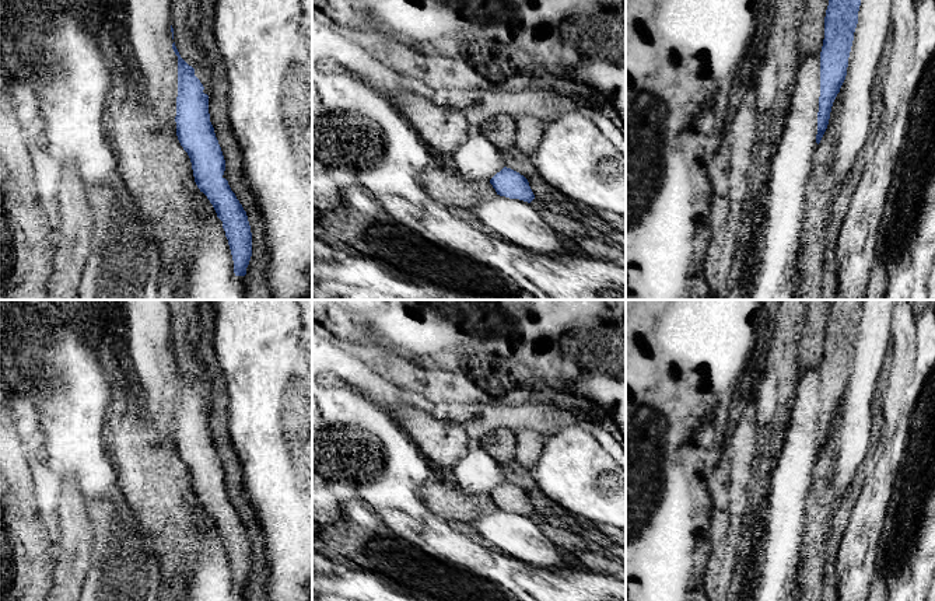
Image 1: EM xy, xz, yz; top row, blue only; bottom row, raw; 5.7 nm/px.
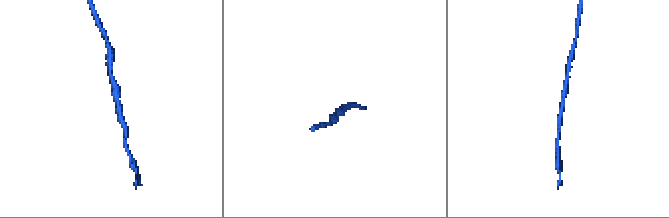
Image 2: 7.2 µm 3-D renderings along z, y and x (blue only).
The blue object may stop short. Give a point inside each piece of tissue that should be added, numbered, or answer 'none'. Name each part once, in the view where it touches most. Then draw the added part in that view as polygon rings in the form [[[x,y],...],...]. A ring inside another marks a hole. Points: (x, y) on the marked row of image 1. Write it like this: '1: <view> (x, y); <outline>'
none

